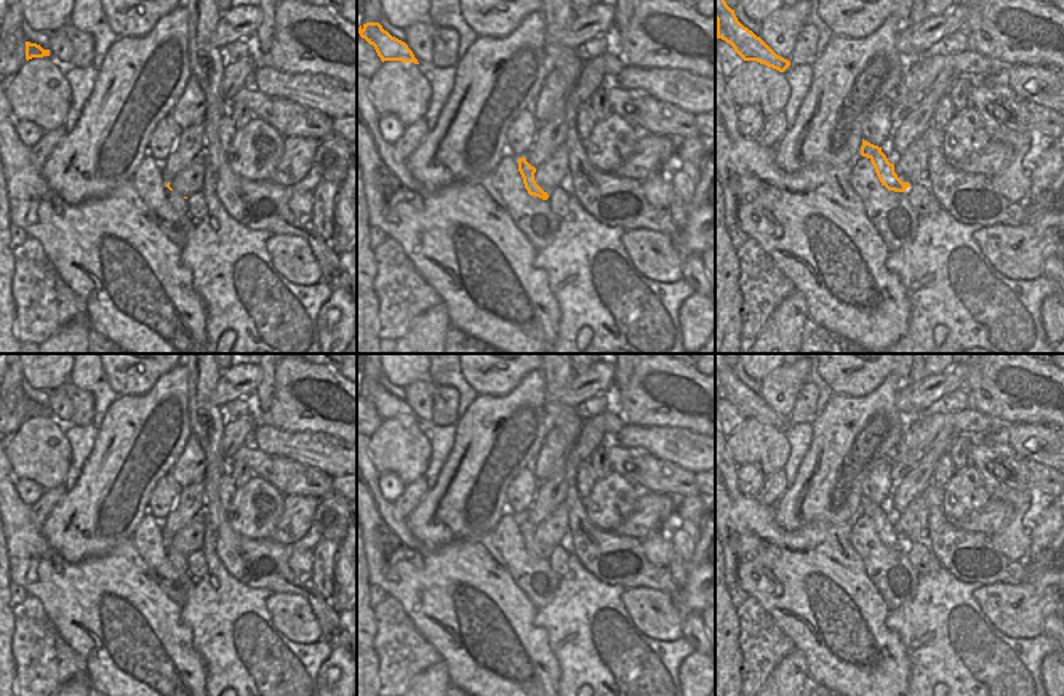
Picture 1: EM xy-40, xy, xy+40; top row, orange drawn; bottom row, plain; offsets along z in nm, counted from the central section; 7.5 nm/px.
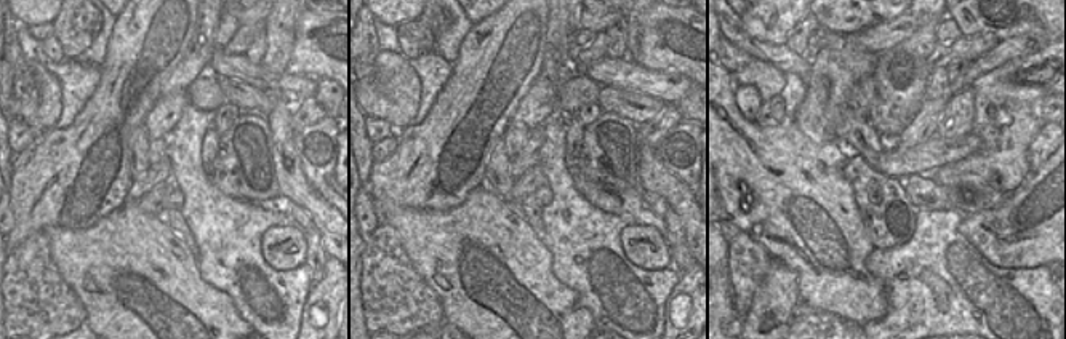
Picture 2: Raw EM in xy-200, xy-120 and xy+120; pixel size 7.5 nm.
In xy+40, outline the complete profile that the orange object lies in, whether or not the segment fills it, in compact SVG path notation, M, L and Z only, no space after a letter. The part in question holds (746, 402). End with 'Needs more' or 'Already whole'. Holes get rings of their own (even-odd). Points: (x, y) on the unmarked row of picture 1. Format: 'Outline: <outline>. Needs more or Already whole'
Outline: M715 354L717 397L730 402L744 419L757 419L784 430L790 419L778 414L760 395L744 386L723 354Z. Already whole

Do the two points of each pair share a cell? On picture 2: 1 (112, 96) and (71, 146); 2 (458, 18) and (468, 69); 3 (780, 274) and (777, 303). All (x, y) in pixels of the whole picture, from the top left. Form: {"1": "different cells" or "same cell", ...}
{"1": "same cell", "2": "different cells", "3": "same cell"}

